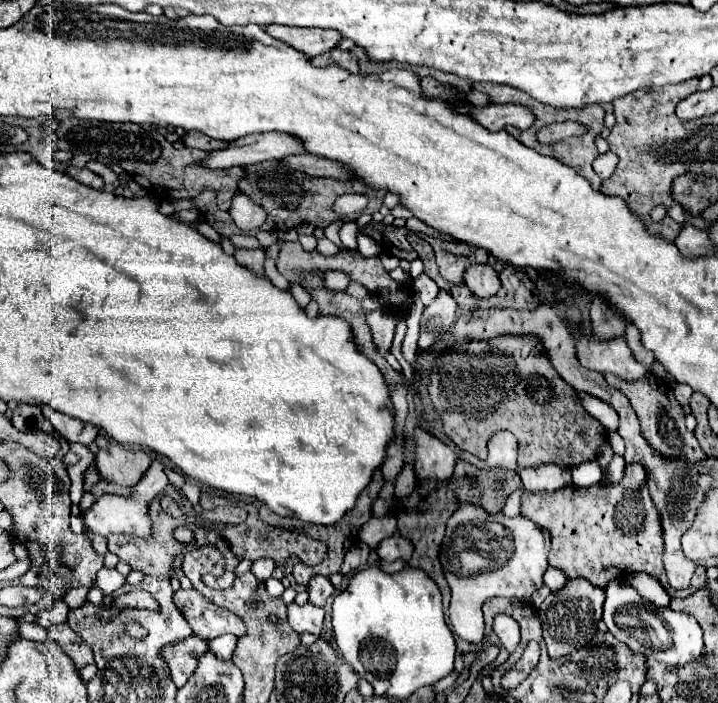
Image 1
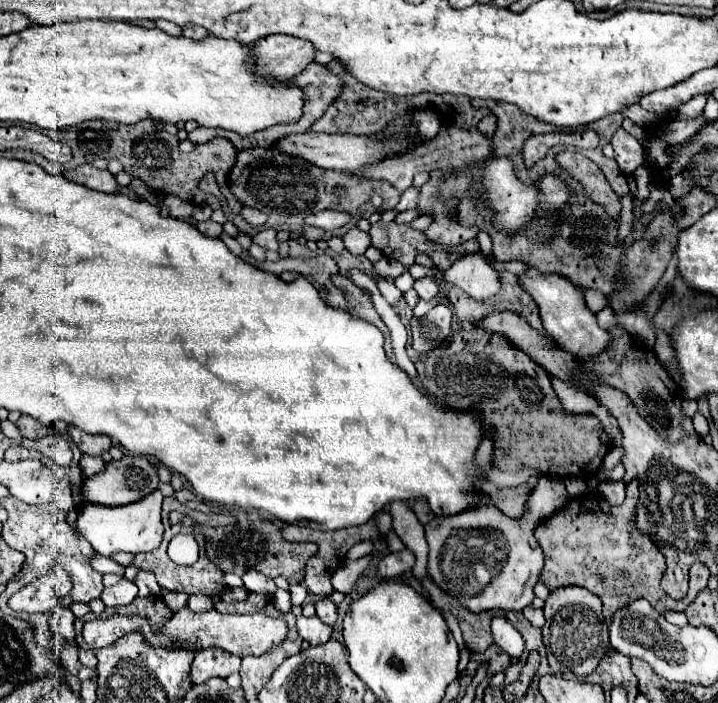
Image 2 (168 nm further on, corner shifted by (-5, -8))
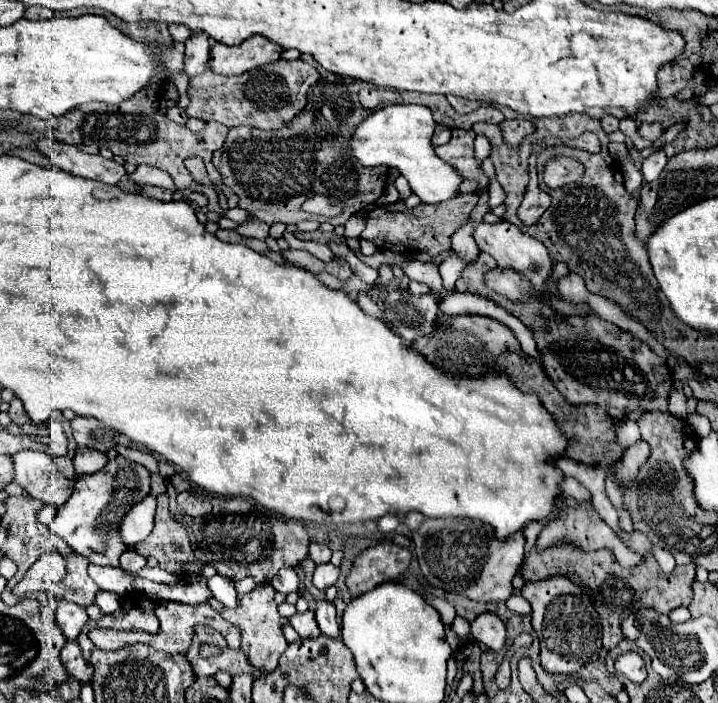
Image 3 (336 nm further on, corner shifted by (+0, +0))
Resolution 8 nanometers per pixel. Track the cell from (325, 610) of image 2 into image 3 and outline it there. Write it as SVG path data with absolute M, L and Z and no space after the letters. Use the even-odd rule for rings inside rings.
M326 598L316 602L316 622L318 622L322 634L326 634L326 636L338 636L340 634L340 626L336 620L336 608Z

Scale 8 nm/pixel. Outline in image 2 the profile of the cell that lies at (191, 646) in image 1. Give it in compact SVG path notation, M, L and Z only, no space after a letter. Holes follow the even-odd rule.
M207 648L195 652L195 660L191 666L191 678L193 684L203 684L209 678L227 678L233 672L239 672L241 658L227 654L223 648Z

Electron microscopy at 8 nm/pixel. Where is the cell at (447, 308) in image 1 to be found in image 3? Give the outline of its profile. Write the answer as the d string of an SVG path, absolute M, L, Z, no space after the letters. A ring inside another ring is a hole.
M390 290L384 298L384 322L406 342L430 336L438 316L438 298L434 294L412 296L402 290Z

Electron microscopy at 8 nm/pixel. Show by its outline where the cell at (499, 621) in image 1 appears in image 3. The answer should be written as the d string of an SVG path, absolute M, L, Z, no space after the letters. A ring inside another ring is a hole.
M492 612L480 614L472 622L472 636L492 650L502 650L506 642L506 624Z

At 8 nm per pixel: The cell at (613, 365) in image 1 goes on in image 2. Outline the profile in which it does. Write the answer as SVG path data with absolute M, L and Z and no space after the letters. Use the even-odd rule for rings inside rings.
M533 266L519 276L519 284L523 290L527 290L533 300L539 306L539 314L543 320L543 328L557 340L557 344L581 358L589 358L589 356L597 356L601 352L607 350L611 336L607 330L599 328L597 324L597 316L585 306L585 300L581 296L581 290L575 288L565 276L561 274L543 274L539 270L535 270Z

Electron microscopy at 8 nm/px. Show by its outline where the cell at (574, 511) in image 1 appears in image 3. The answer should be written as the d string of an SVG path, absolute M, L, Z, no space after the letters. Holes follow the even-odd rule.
M536 544L528 552L522 568L524 580L546 580L550 576L566 576L584 586L590 592L592 602L602 620L602 642L606 648L614 648L622 638L620 632L620 610L624 608L642 608L650 606L660 614L670 614L678 606L688 606L692 602L692 582L696 580L696 564L676 566L671 574L662 574L656 558L646 552L644 560L638 566L622 568L614 558L612 550L602 548L596 552L586 552L574 544L556 544L540 550Z

